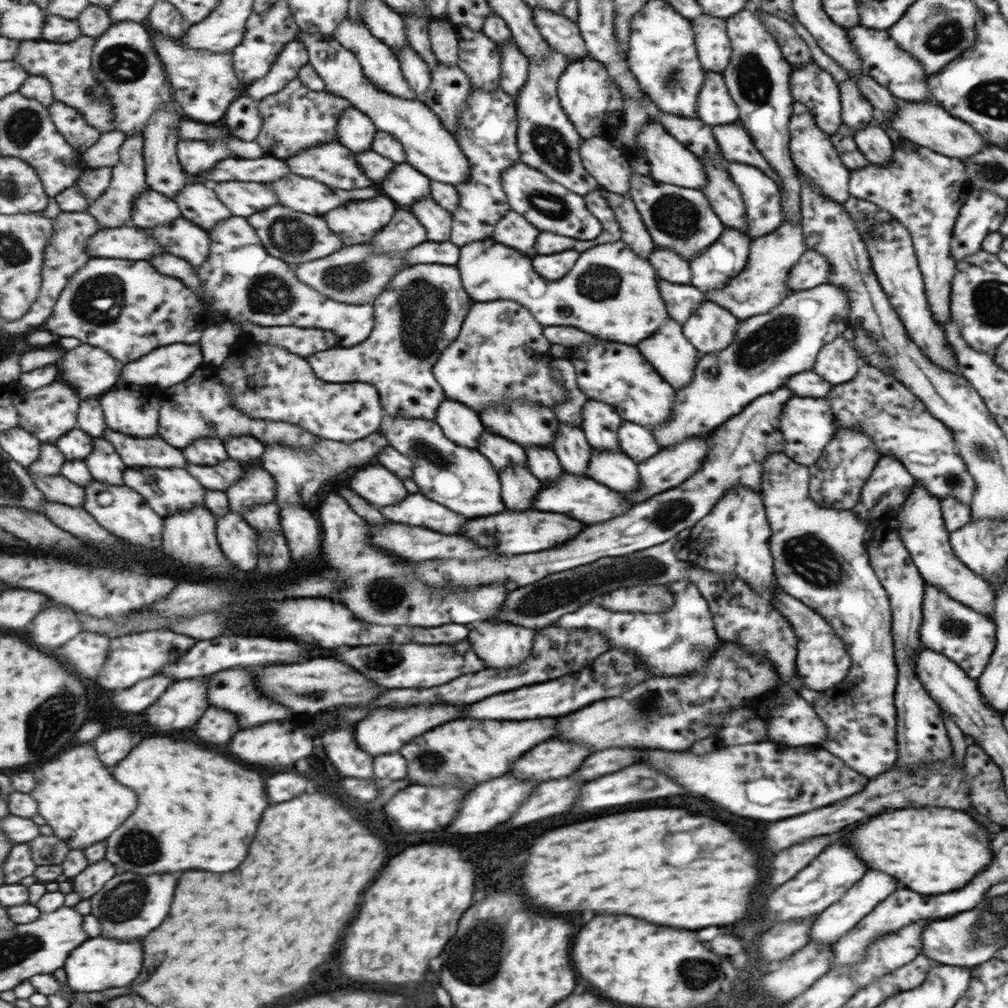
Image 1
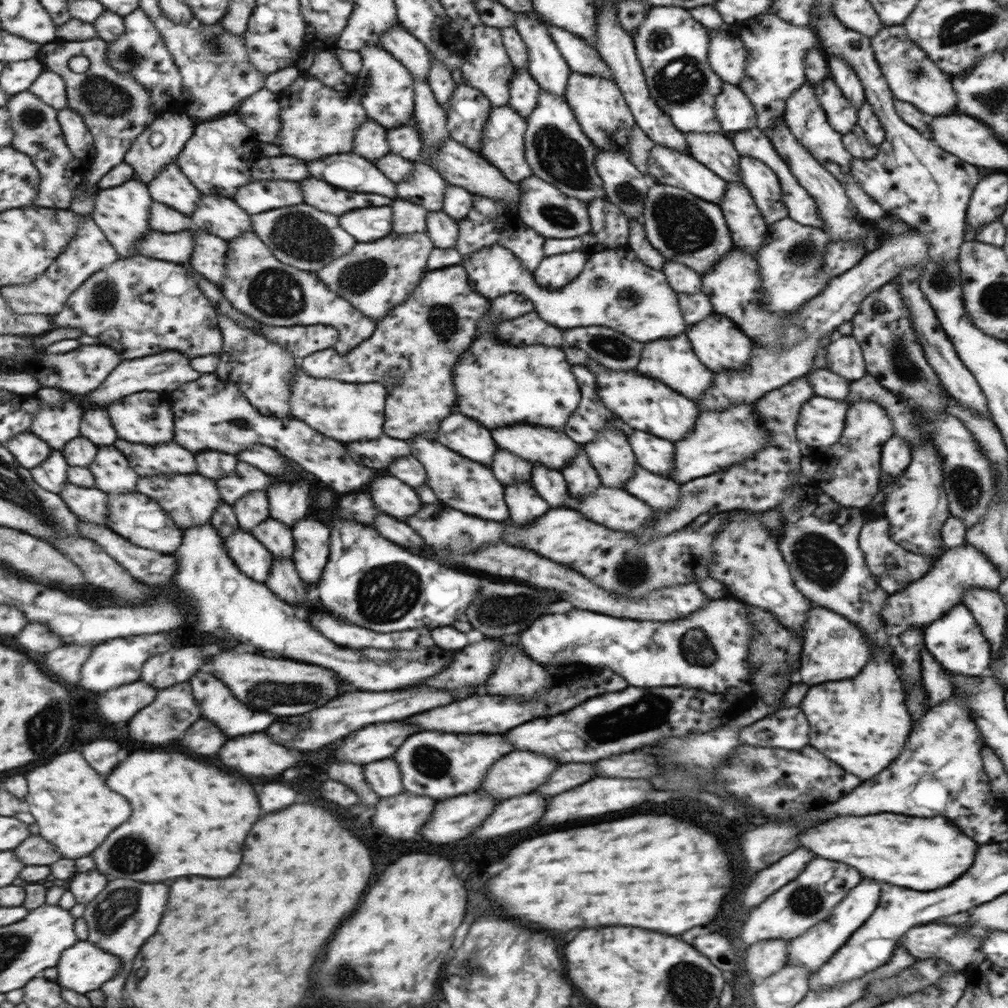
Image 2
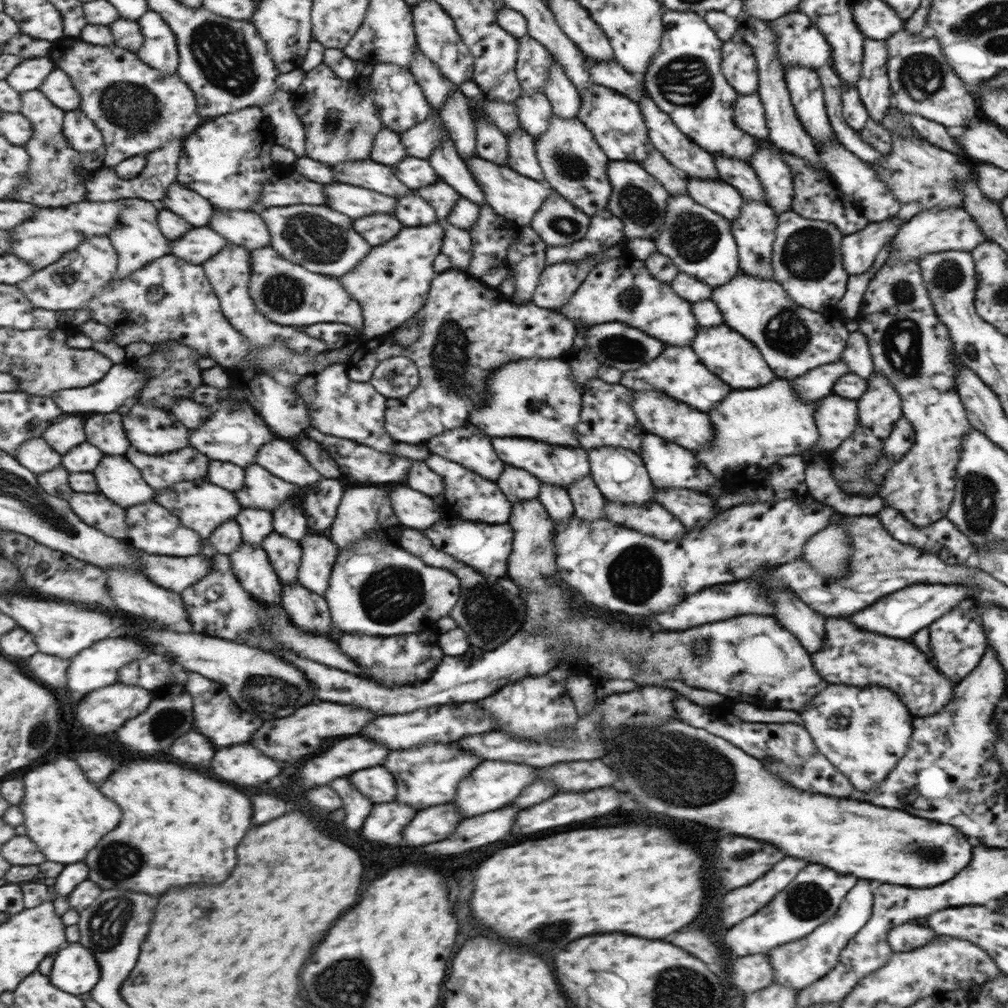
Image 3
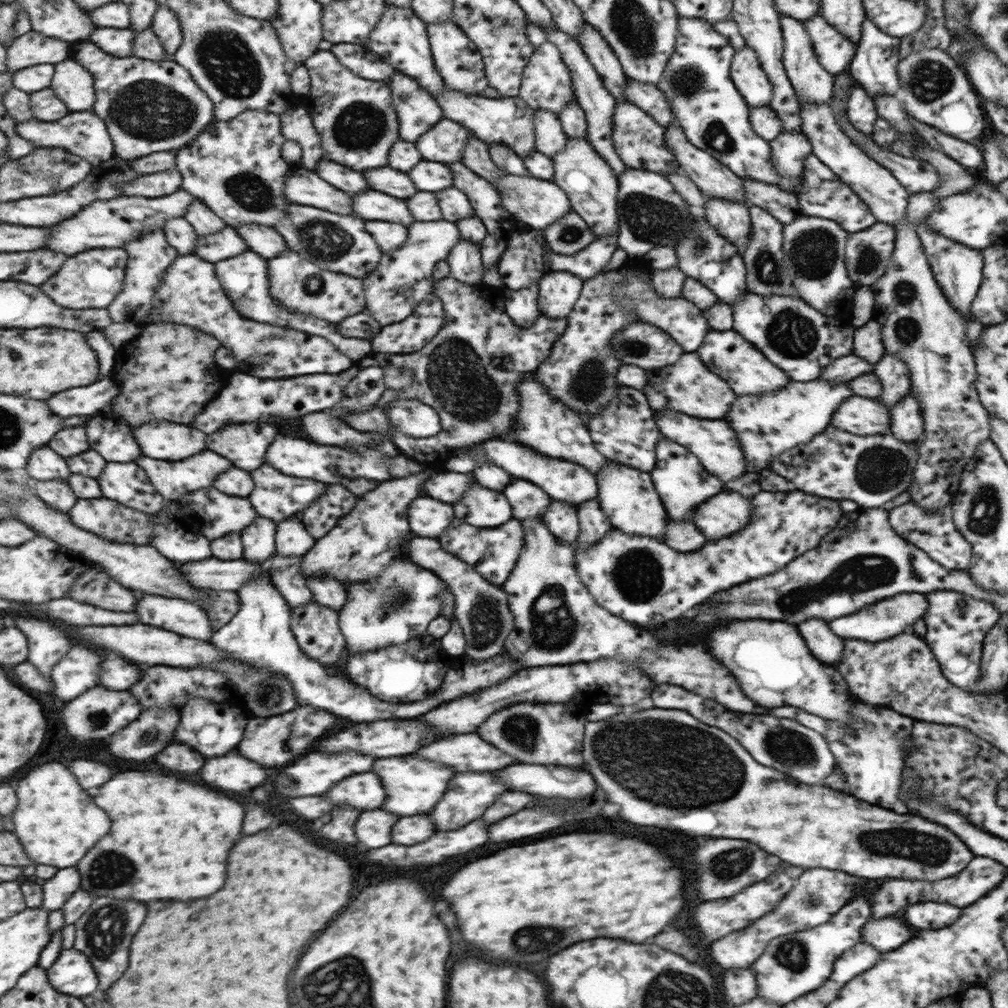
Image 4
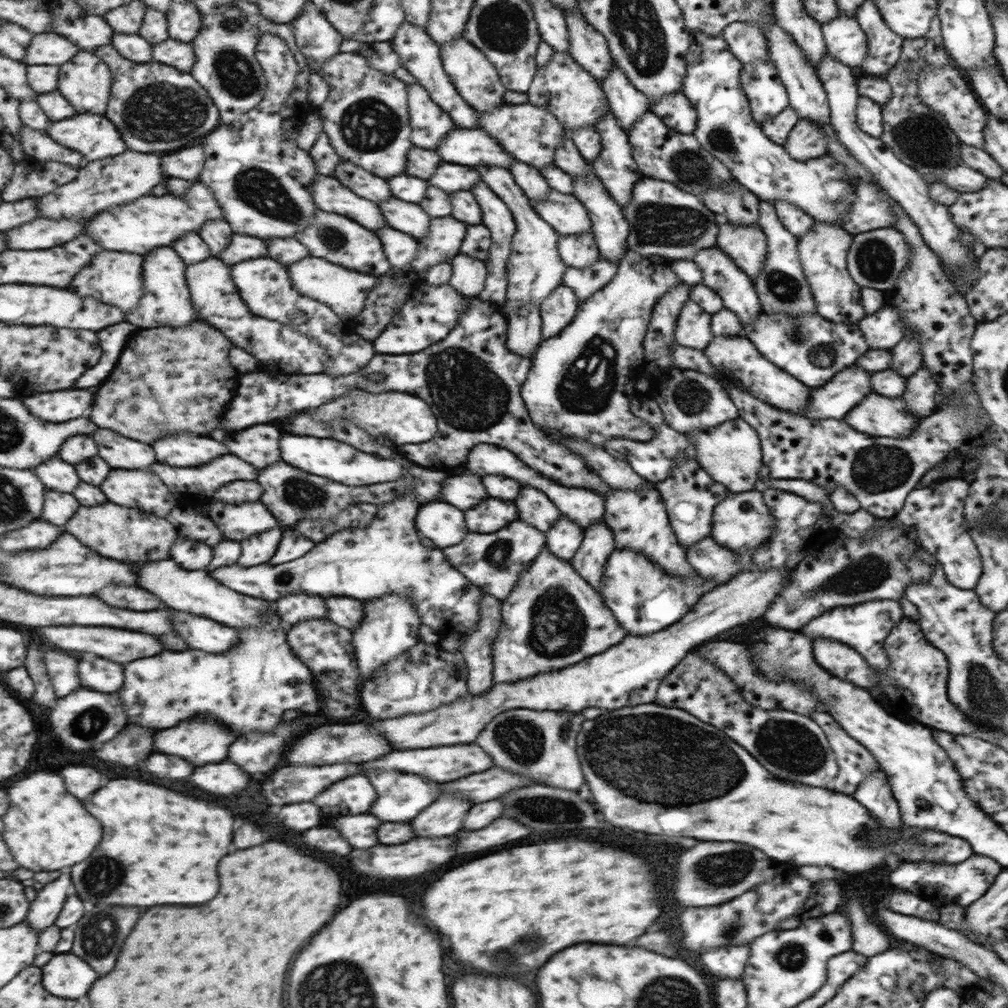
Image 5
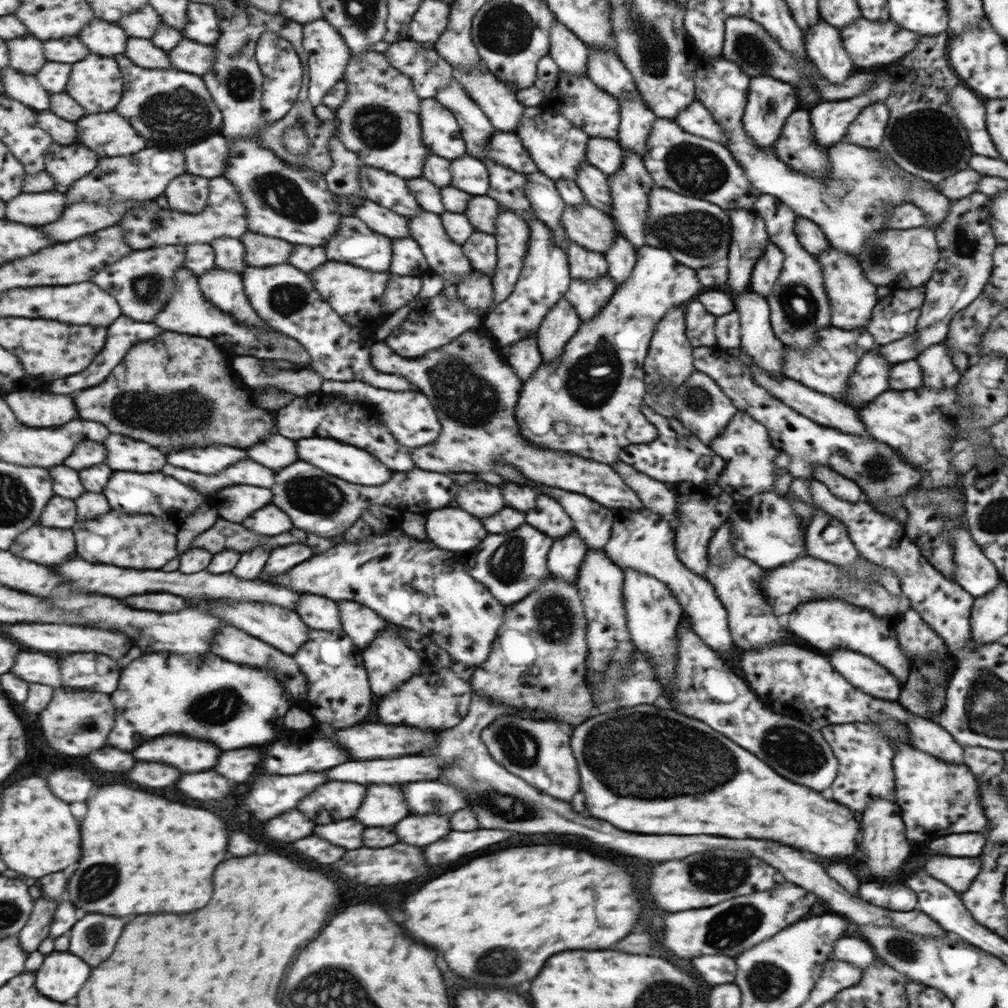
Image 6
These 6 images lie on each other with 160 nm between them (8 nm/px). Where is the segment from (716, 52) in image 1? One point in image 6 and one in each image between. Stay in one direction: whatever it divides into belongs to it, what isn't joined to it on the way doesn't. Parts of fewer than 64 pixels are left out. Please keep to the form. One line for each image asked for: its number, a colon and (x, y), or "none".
2: (726, 56)
3: (738, 62)
4: (752, 82)
5: (767, 96)
6: (769, 102)

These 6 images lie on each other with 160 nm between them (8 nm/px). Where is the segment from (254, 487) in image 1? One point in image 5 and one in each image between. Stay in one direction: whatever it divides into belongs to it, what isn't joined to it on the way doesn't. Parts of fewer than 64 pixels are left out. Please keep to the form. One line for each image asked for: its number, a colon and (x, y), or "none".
2: (252, 510)
3: (257, 524)
4: (259, 538)
5: (261, 548)

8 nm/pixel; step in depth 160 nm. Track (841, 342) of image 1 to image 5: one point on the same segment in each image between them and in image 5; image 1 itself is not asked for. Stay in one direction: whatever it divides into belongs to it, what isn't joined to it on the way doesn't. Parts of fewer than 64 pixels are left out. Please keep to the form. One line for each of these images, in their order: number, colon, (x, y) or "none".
2: (845, 356)
3: (857, 357)
4: (867, 344)
5: (882, 329)

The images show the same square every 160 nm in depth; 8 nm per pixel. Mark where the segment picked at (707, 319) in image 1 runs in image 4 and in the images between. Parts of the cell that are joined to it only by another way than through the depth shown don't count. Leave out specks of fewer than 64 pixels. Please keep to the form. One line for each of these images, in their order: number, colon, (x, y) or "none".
2: (716, 342)
3: (725, 353)
4: (727, 354)

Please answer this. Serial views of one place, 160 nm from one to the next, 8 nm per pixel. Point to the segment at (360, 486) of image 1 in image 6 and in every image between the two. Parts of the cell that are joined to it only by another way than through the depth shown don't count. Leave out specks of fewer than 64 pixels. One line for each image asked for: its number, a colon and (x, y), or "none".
2: (394, 497)
3: (418, 511)
4: (430, 517)
5: (444, 525)
6: (449, 528)

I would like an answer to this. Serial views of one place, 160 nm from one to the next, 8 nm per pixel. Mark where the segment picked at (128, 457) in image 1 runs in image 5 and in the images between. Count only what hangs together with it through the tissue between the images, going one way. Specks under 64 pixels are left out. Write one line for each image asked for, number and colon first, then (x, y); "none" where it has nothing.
2: (149, 461)
3: (161, 472)
4: (172, 479)
5: (204, 480)

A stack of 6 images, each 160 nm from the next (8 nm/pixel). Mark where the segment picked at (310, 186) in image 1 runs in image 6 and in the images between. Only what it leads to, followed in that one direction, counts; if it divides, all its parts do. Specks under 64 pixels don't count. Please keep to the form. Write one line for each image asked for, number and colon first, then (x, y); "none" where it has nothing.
2: (323, 196)
3: (357, 202)
4: (370, 205)
5: (408, 218)
6: (445, 258)

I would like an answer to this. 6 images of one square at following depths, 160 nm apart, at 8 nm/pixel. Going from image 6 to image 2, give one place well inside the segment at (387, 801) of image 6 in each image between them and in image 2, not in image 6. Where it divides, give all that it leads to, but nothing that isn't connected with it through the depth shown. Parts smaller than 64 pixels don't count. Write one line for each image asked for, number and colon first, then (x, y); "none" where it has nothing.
2: (440, 766)
3: (429, 775)
4: (414, 786)
5: (401, 796)

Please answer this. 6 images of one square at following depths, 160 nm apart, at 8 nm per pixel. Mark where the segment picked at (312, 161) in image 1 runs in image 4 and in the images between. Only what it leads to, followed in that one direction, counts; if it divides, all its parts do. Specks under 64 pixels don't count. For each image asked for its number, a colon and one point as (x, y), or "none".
2: (350, 171)
3: (370, 174)
4: (394, 183)

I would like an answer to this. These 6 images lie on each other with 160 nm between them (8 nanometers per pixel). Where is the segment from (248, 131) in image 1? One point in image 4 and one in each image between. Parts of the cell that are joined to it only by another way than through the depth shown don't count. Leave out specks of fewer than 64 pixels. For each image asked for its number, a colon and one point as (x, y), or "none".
2: (262, 113)
3: (290, 132)
4: (298, 125)

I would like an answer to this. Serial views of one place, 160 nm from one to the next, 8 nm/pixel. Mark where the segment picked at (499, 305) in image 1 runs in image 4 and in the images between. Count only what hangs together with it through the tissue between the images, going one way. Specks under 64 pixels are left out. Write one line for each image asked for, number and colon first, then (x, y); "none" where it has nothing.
2: (497, 384)
3: (538, 399)
4: (547, 425)

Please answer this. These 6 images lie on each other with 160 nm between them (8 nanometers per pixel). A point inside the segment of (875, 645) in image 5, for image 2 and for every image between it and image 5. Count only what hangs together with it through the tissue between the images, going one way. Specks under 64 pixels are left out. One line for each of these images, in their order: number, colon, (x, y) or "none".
2: (921, 602)
3: (899, 615)
4: (884, 619)

